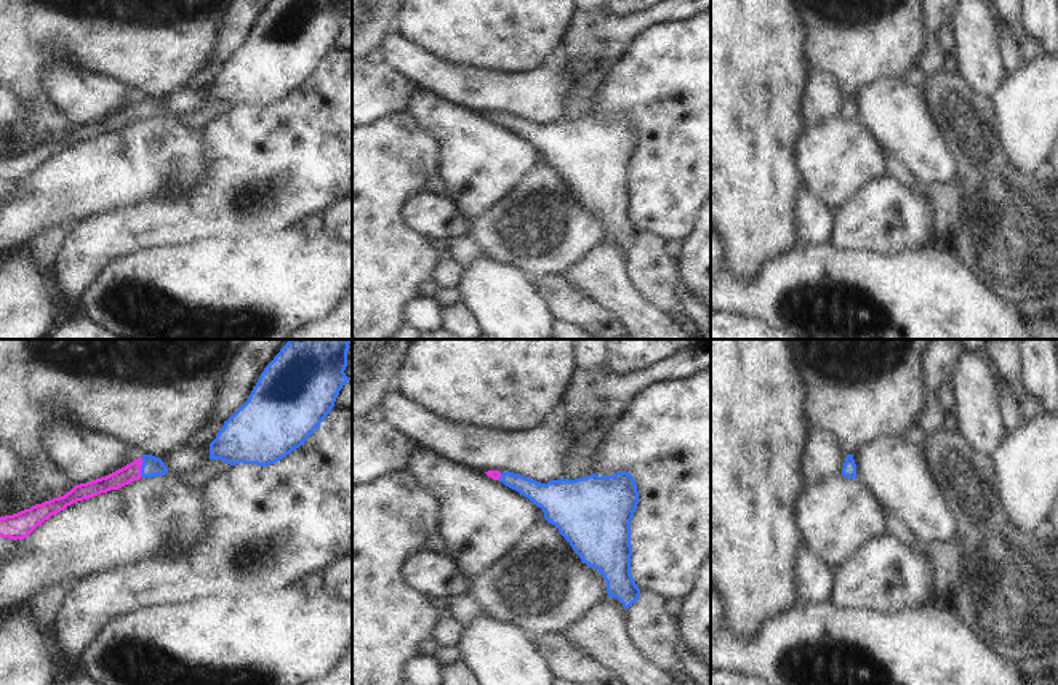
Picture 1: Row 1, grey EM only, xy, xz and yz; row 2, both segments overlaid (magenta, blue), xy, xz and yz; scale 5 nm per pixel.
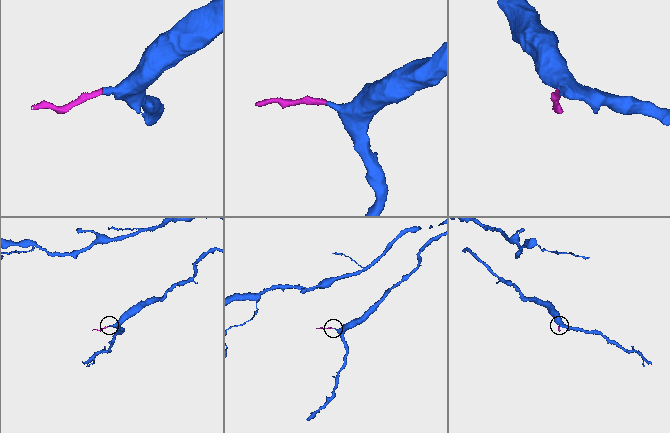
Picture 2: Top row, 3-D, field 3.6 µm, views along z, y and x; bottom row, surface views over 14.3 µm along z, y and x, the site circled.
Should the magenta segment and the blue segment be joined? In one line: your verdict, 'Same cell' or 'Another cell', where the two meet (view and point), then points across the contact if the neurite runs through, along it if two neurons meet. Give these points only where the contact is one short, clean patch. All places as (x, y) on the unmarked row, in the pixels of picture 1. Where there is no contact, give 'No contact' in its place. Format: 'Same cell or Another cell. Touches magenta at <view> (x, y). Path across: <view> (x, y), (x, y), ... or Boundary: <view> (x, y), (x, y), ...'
Same cell. Touches magenta at xy (140, 109). Path across: xy (130, 114), (140, 109), (152, 108)

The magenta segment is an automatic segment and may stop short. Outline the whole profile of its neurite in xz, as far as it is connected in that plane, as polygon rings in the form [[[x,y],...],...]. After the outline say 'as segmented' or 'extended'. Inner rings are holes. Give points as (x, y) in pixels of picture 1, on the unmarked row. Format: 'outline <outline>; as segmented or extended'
outline [[[509,112],[485,115],[541,149],[583,205],[600,213],[608,238],[616,238],[626,251],[639,242],[640,230],[631,216],[631,162],[639,133],[629,114],[547,125]]]; extended

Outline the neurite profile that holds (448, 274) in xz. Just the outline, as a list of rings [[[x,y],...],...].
[[[442,256],[437,262],[432,280],[437,282],[439,288],[453,288],[456,302],[463,302],[464,293],[461,291],[461,283],[467,270],[467,262],[459,262],[448,256]]]

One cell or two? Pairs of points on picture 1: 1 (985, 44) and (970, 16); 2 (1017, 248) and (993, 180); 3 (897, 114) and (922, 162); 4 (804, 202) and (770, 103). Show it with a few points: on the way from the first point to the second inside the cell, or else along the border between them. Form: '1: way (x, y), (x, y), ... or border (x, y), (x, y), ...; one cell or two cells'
1: way (978, 37), (972, 23); one cell
2: way (1015, 231), (997, 197); one cell
3: way (905, 125), (922, 151); one cell
4: border (804, 183), (796, 197), (794, 226); two cells

